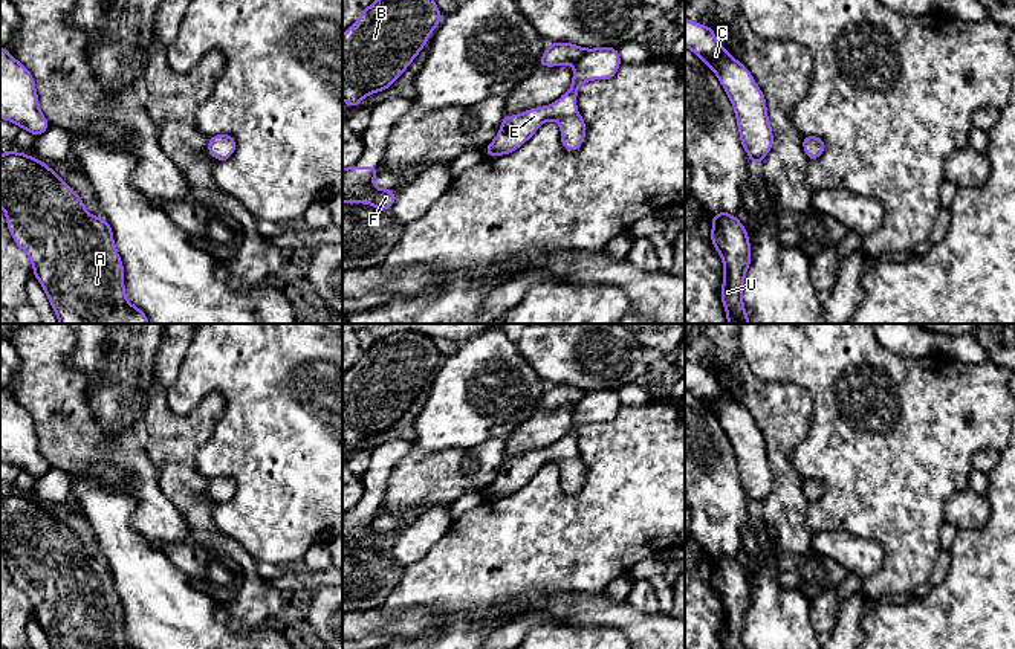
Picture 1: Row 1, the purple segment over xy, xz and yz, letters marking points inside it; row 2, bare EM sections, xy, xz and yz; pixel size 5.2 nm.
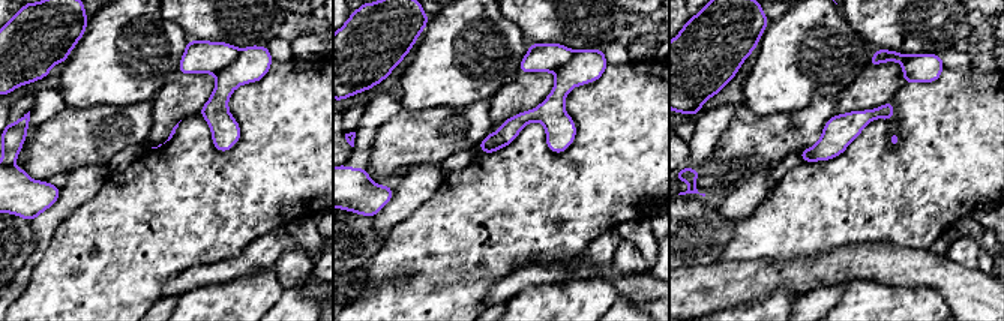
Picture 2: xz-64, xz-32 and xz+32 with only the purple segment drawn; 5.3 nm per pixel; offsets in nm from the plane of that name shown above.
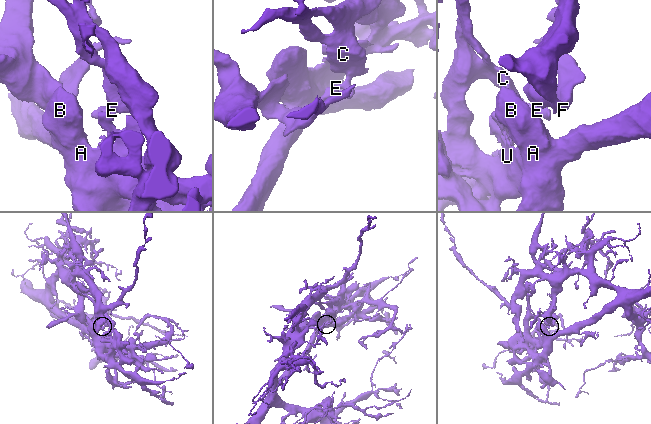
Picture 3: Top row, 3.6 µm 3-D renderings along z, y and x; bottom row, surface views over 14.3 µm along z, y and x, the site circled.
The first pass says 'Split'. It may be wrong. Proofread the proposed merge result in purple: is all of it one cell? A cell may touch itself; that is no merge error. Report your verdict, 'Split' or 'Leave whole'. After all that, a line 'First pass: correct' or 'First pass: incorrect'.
Leave whole
First pass: incorrect

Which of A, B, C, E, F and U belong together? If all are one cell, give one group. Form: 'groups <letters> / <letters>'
groups A B C E F U

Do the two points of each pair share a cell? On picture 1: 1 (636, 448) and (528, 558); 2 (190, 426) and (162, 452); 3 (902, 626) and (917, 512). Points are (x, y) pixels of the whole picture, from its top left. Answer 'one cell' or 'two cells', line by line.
1: one cell
2: one cell
3: two cells

